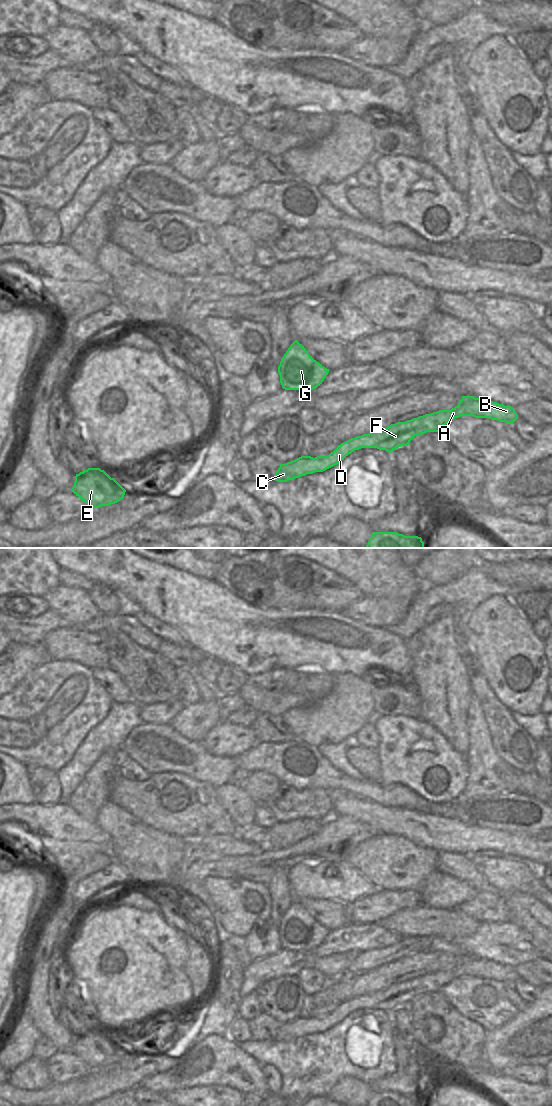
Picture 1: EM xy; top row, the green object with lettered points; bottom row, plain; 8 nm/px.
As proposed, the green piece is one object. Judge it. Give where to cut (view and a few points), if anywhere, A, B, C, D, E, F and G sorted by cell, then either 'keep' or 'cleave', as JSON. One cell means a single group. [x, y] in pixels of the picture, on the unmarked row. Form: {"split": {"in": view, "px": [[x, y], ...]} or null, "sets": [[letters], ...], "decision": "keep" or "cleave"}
{"split": {"in": "xy", "px": [[339, 1005], [337, 1007]]}, "sets": [["A", "B", "C", "D", "E", "F"], ["G"]], "decision": "cleave"}

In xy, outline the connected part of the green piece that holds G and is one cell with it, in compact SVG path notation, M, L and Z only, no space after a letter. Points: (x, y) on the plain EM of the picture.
M297 900L290 905L278 926L280 943L285 950L313 950L322 944L329 931Z

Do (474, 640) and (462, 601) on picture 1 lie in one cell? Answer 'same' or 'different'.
different

